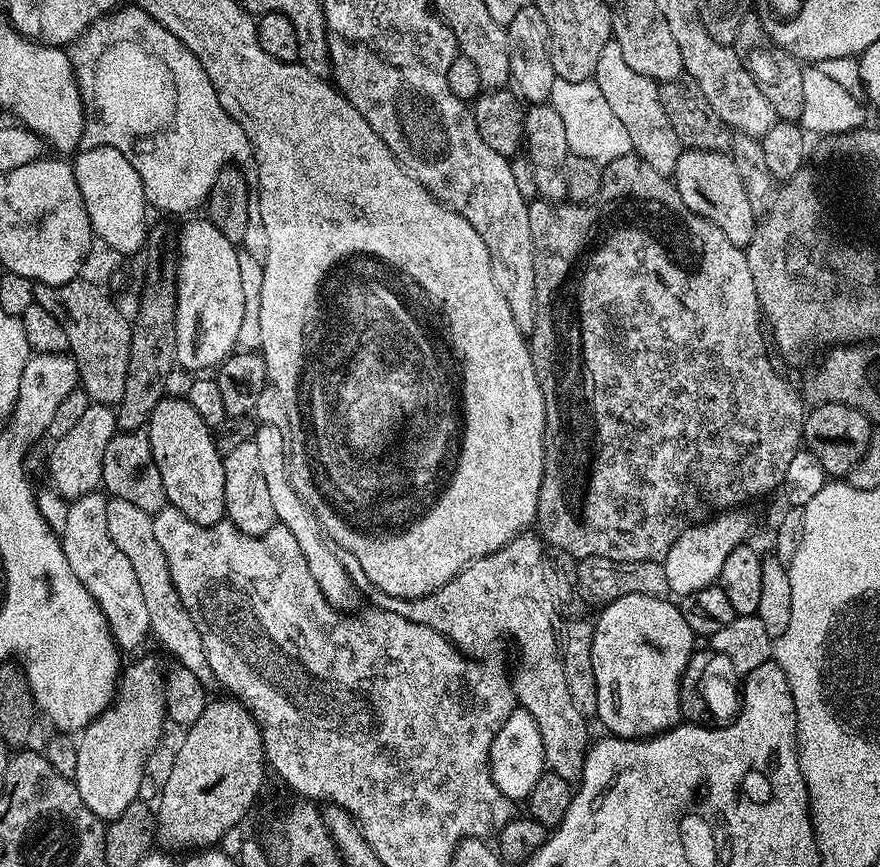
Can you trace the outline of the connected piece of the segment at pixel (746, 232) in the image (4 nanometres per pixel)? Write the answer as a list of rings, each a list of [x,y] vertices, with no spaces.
[[[693,148],[681,151],[676,163],[674,183],[688,209],[718,226],[718,230],[722,230],[722,234],[726,234],[734,246],[747,249],[758,223],[758,213],[750,206],[750,198],[746,198],[746,186],[742,186],[742,178],[728,152]]]

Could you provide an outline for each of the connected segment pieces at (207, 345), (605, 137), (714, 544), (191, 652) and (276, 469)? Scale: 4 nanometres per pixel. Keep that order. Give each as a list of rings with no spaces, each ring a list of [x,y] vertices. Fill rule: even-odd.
[[[188,218],[178,232],[178,278],[176,279],[176,363],[182,369],[188,372],[196,372],[192,374],[204,374],[209,370],[215,369],[228,356],[232,355],[237,347],[236,339],[238,338],[238,330],[242,327],[242,310],[246,310],[246,302],[242,302],[242,282],[238,271],[238,248],[237,245],[231,244],[225,236],[218,230],[218,226],[214,226],[206,218],[200,220],[192,220],[196,218]]]
[[[557,77],[549,103],[561,115],[562,123],[565,125],[568,151],[571,155],[590,158],[591,161],[603,166],[632,152],[632,143],[625,126],[615,117],[614,110],[607,105],[602,90],[598,89],[593,79],[570,82],[568,79]]]
[[[721,511],[703,522],[693,524],[676,539],[662,561],[669,593],[677,592],[677,597],[683,598],[719,581],[722,565],[726,562],[730,550],[749,539],[748,531],[752,528],[752,520],[744,512],[747,511]]]
[[[112,498],[108,500],[106,506],[105,520],[106,530],[110,534],[114,546],[130,562],[130,566],[134,570],[134,578],[138,582],[138,590],[142,590],[142,598],[146,601],[146,614],[150,614],[148,631],[151,639],[153,641],[156,639],[177,660],[175,663],[179,667],[196,675],[205,686],[211,685],[214,677],[206,662],[202,638],[198,634],[190,614],[182,606],[176,588],[172,584],[166,554],[162,554],[162,550],[154,538],[152,516],[138,510],[138,506],[134,506],[130,502]]]
[[[260,424],[257,429],[257,432],[254,433],[254,439],[258,446],[262,474],[266,478],[266,487],[270,490],[270,502],[274,505],[277,521],[286,530],[290,530],[290,534],[294,534],[302,554],[306,558],[310,574],[322,590],[324,597],[328,599],[329,605],[336,610],[350,607],[352,604],[352,580],[348,577],[347,570],[340,565],[339,558],[328,549],[327,542],[320,537],[322,526],[316,521],[312,509],[300,496],[297,485],[292,485],[292,480],[288,477],[290,456],[286,451],[286,433],[269,424]]]

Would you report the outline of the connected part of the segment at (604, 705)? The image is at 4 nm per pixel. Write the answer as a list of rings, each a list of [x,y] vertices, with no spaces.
[[[631,592],[611,600],[599,609],[600,617],[592,624],[592,668],[596,683],[594,716],[604,723],[605,733],[621,736],[623,740],[642,740],[657,736],[681,723],[680,679],[694,651],[694,633],[683,611],[677,605],[675,608],[670,601],[662,596]]]

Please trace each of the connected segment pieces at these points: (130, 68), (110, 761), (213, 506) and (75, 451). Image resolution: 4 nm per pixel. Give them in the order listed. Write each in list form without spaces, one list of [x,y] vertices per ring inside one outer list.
[[[121,6],[115,12],[109,12],[107,16],[101,16],[100,19],[88,27],[84,35],[72,41],[70,55],[72,57],[72,70],[76,74],[76,81],[80,87],[80,97],[84,103],[84,133],[80,139],[80,148],[112,146],[116,150],[120,150],[134,170],[138,172],[147,203],[153,209],[156,207],[161,208],[164,212],[195,213],[192,212],[195,208],[203,209],[205,207],[210,190],[214,186],[214,178],[218,178],[222,169],[232,165],[244,166],[247,160],[249,163],[253,159],[252,143],[246,138],[242,126],[238,126],[238,122],[234,122],[234,118],[230,118],[226,114],[222,102],[218,102],[218,94],[214,90],[206,70],[198,62],[198,58],[194,58],[192,51],[177,36],[170,34],[170,30],[163,28],[141,8]]]
[[[152,656],[134,661],[129,668],[127,665],[118,677],[112,703],[79,733],[76,740],[78,770],[74,783],[78,794],[82,794],[82,802],[86,802],[86,806],[90,806],[92,813],[100,820],[107,822],[118,818],[126,806],[141,799],[140,787],[144,784],[144,767],[148,764],[148,755],[155,750],[156,739],[163,734],[166,725],[164,682],[165,673],[162,670],[160,672],[160,664]]]
[[[187,398],[162,399],[158,402],[158,406],[154,406],[154,410],[150,414],[146,425],[146,435],[150,442],[152,457],[158,468],[158,474],[162,476],[165,501],[180,511],[183,516],[190,518],[190,522],[203,528],[221,523],[226,516],[224,511],[224,487],[226,486],[224,458],[221,449],[216,449],[216,444],[212,441],[213,429],[208,428],[206,422],[202,422],[198,410],[194,410],[194,406],[190,406]]]
[[[89,403],[86,414],[82,414],[74,427],[51,445],[53,448],[48,456],[48,476],[52,480],[49,481],[65,501],[77,500],[101,487],[102,454],[106,454],[106,446],[110,446],[117,431],[115,411],[106,404]]]

